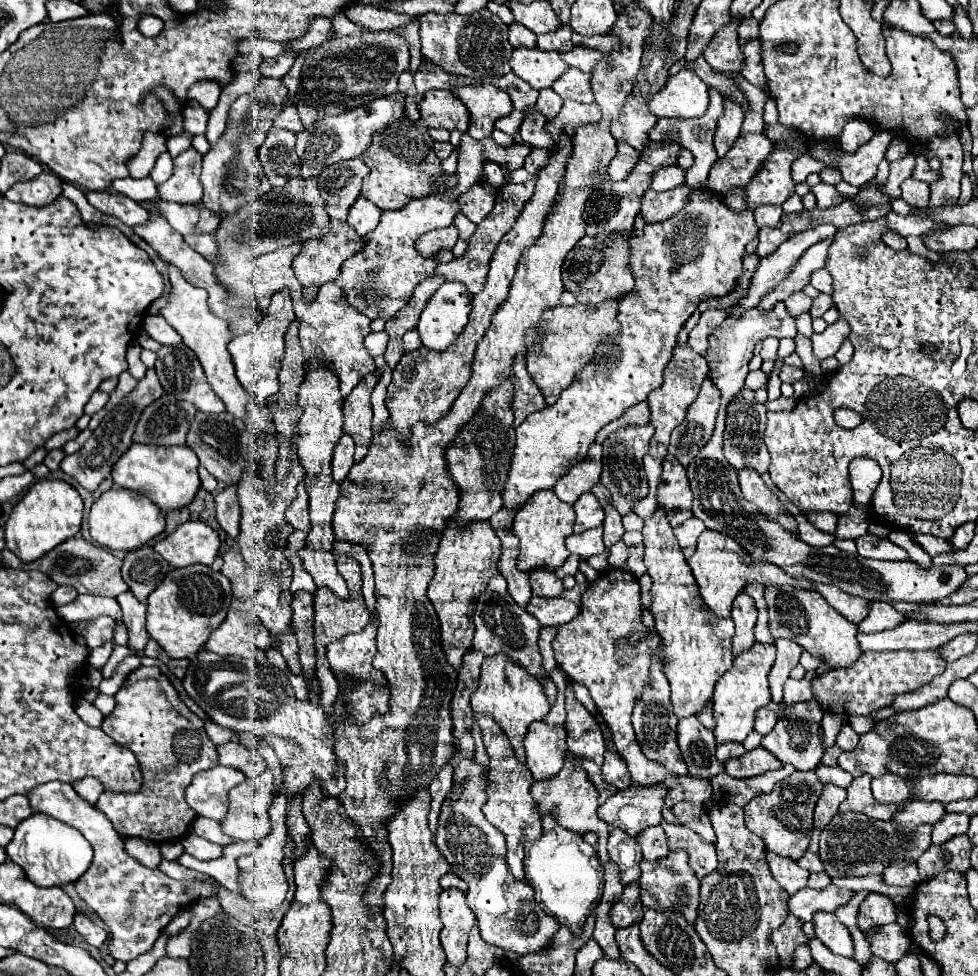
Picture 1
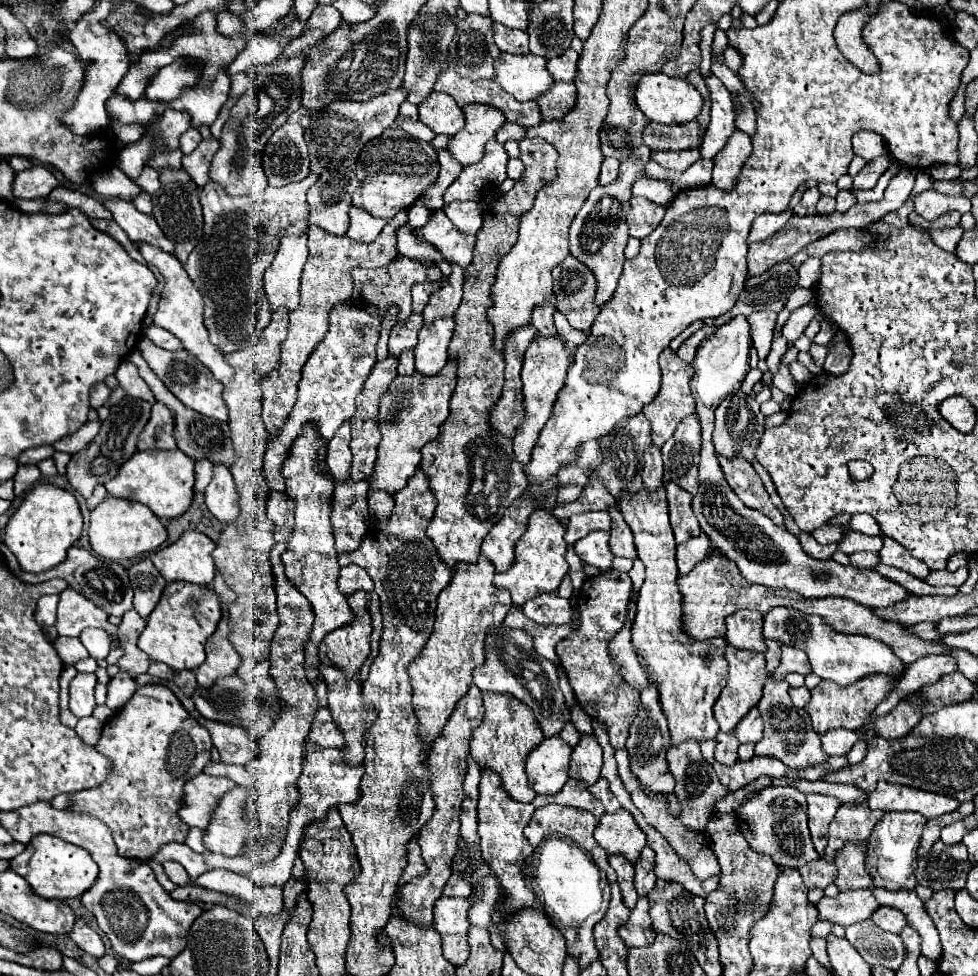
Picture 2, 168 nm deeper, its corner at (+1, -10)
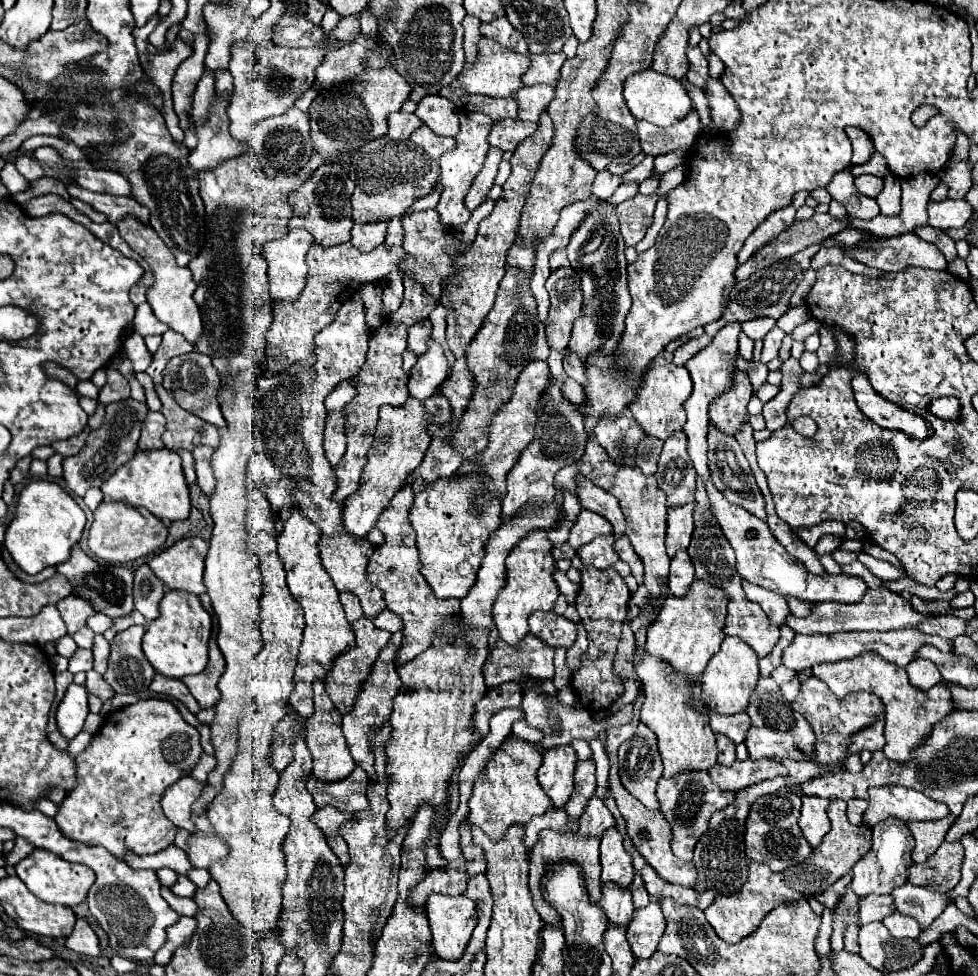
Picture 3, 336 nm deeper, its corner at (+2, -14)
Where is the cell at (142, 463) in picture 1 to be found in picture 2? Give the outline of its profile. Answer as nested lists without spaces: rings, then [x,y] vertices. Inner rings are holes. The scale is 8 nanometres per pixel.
[[[146,450],[136,452],[128,462],[120,466],[116,478],[104,484],[110,496],[136,500],[146,504],[158,518],[182,516],[194,494],[194,460],[180,450]]]

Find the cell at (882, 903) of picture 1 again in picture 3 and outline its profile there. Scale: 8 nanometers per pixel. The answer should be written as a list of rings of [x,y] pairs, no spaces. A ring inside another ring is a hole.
[[[893,912],[893,914],[885,916],[883,924],[893,934],[893,938],[917,938],[919,932],[921,932],[915,918],[899,914],[899,912]]]

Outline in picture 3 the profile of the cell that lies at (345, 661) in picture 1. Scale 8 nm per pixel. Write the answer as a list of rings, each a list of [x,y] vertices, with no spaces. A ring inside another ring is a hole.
[[[315,682],[315,714],[307,720],[307,748],[311,750],[313,756],[313,774],[319,780],[325,782],[333,782],[333,780],[343,780],[347,778],[353,768],[355,768],[355,760],[351,758],[349,750],[347,750],[347,742],[343,738],[343,728],[341,728],[341,712],[333,706],[329,694],[325,694],[325,686],[323,682]]]

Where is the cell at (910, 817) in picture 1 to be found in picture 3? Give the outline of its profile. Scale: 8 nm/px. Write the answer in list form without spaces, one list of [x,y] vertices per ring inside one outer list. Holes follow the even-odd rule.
[[[887,818],[885,822],[879,822],[873,826],[873,846],[871,850],[853,866],[853,892],[863,898],[867,894],[889,894],[895,888],[901,888],[907,884],[907,872],[913,864],[911,858],[913,850],[913,834],[909,826],[897,818]]]

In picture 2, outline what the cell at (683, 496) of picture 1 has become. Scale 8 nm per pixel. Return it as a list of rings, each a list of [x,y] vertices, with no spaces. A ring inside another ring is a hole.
[[[666,484],[666,494],[668,494],[668,506],[670,506],[670,524],[672,524],[676,542],[680,544],[700,534],[698,520],[692,512],[692,496],[674,484]]]

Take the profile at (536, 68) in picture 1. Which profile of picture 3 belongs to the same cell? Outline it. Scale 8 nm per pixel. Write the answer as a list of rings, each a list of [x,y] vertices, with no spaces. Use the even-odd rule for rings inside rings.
[[[489,38],[479,40],[479,58],[469,70],[461,70],[459,82],[461,88],[469,90],[469,94],[485,94],[485,96],[495,96],[495,98],[509,98],[513,96],[519,88],[525,84],[521,82],[525,70],[529,70],[529,58],[515,54],[511,50],[505,50],[497,42]]]

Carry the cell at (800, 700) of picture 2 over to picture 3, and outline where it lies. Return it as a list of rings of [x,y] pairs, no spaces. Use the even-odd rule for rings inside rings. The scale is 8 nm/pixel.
[[[795,678],[795,680],[791,680],[791,682],[787,682],[787,684],[783,684],[783,686],[781,686],[783,698],[785,698],[787,702],[793,702],[793,700],[797,700],[799,688],[801,688],[801,682],[799,682],[797,678]]]

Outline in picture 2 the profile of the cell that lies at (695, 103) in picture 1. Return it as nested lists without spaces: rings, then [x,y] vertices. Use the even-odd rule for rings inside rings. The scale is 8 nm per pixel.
[[[662,72],[656,74],[646,74],[642,76],[642,80],[638,80],[636,92],[634,92],[634,100],[638,110],[654,122],[662,122],[662,124],[678,124],[678,122],[690,122],[698,116],[700,108],[702,108],[702,96],[700,92],[686,80],[686,78],[670,78]]]

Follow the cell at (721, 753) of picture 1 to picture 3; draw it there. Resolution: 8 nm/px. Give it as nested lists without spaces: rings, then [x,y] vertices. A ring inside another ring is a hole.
[[[717,734],[717,750],[717,764],[729,766],[735,762],[735,744],[729,742],[729,738],[725,738],[723,734]]]

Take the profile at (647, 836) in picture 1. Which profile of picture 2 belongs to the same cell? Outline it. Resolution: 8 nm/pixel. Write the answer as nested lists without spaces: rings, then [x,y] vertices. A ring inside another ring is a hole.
[[[646,846],[638,858],[638,862],[634,864],[636,868],[636,874],[634,874],[634,888],[638,892],[638,896],[646,896],[654,884],[656,884],[656,878],[654,878],[654,852]]]

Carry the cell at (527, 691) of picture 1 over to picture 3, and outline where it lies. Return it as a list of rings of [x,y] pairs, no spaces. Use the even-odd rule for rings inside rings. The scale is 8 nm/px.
[[[515,734],[507,736],[489,756],[483,772],[475,780],[473,796],[469,800],[469,822],[489,834],[491,840],[497,840],[511,824],[527,824],[531,816],[549,810],[551,800],[537,782],[537,768],[541,766],[541,760],[543,754],[535,750],[531,742],[525,742]]]

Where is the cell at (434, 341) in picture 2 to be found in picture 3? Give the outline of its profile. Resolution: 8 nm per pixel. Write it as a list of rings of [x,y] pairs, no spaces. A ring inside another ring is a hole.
[[[431,338],[427,352],[417,358],[417,364],[411,370],[409,384],[407,384],[409,394],[419,400],[425,400],[431,394],[435,394],[439,384],[447,378],[447,368],[449,368],[449,364],[447,364],[441,344],[437,344]]]

